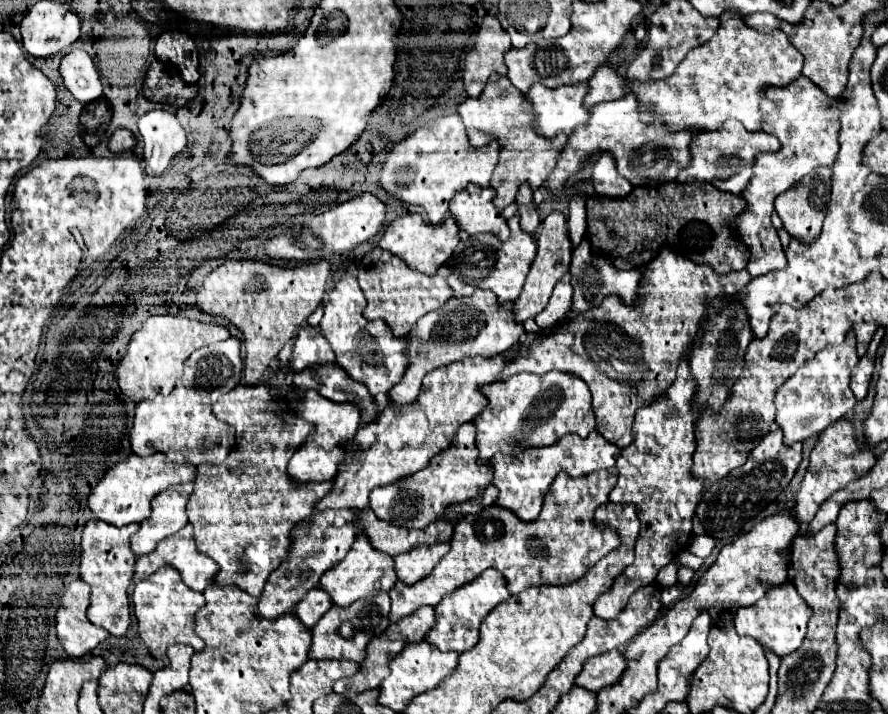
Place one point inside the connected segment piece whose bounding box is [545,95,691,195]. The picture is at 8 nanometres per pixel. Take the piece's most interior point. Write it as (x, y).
(645, 155)

